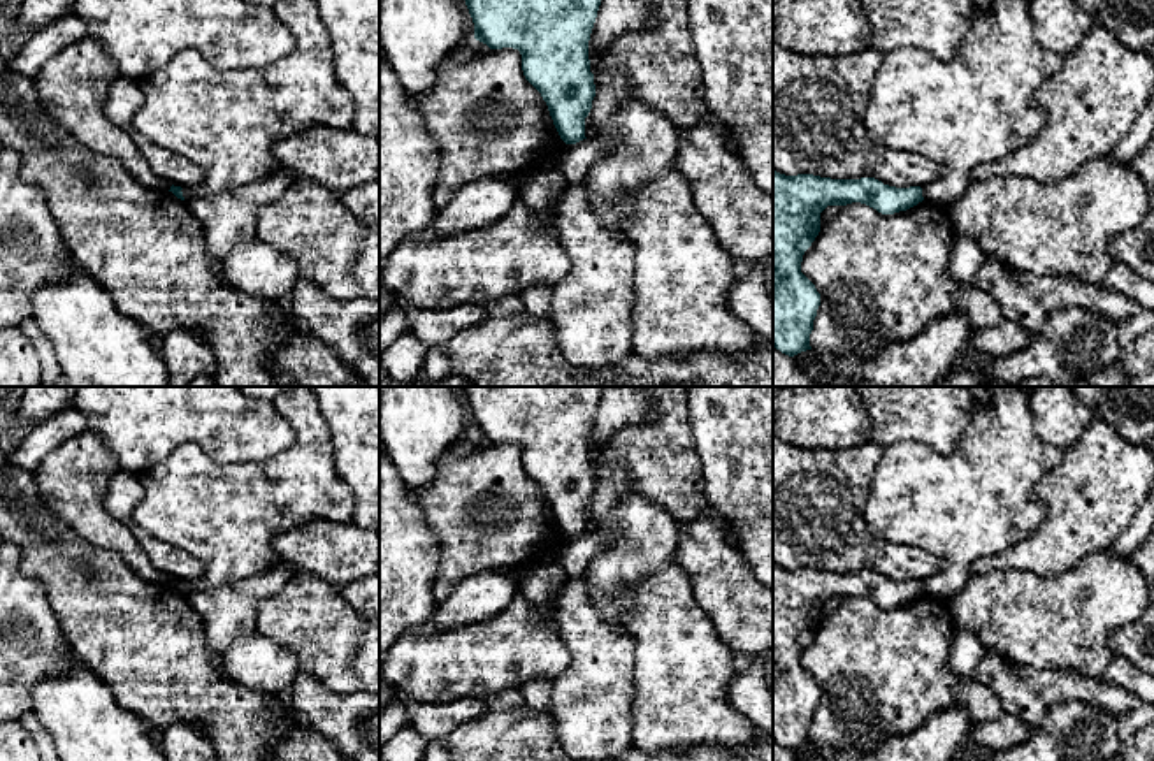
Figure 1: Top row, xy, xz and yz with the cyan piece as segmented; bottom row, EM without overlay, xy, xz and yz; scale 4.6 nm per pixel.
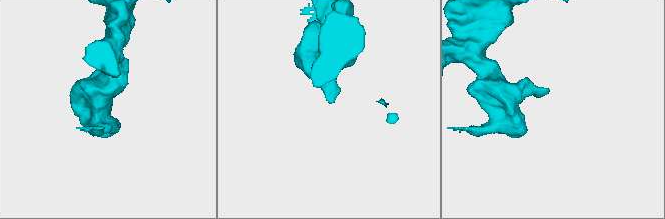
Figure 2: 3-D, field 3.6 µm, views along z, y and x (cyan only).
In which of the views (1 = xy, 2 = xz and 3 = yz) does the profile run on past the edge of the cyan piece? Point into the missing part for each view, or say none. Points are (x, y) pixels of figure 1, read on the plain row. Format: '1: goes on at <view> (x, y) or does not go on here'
1: does not go on here
2: does not go on here
3: does not go on here

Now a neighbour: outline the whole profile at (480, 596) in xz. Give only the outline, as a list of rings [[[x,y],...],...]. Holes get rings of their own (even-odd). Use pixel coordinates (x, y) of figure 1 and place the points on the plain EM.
[[[501,573],[472,575],[448,599],[436,603],[429,620],[441,631],[478,622],[506,608],[513,594],[513,582]]]

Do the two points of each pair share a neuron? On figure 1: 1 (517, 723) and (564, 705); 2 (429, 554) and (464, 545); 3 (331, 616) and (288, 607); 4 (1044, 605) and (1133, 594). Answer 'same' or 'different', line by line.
1: different
2: different
3: same
4: same

